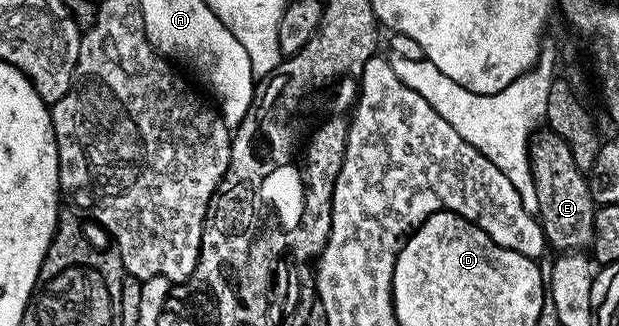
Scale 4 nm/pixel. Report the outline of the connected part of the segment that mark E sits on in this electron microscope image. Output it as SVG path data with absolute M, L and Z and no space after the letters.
M551 131L537 132L528 146L528 158L532 164L534 191L538 191L536 213L544 240L556 251L584 251L592 244L594 219L598 208L588 190L588 178L574 163L570 147L557 133Z

